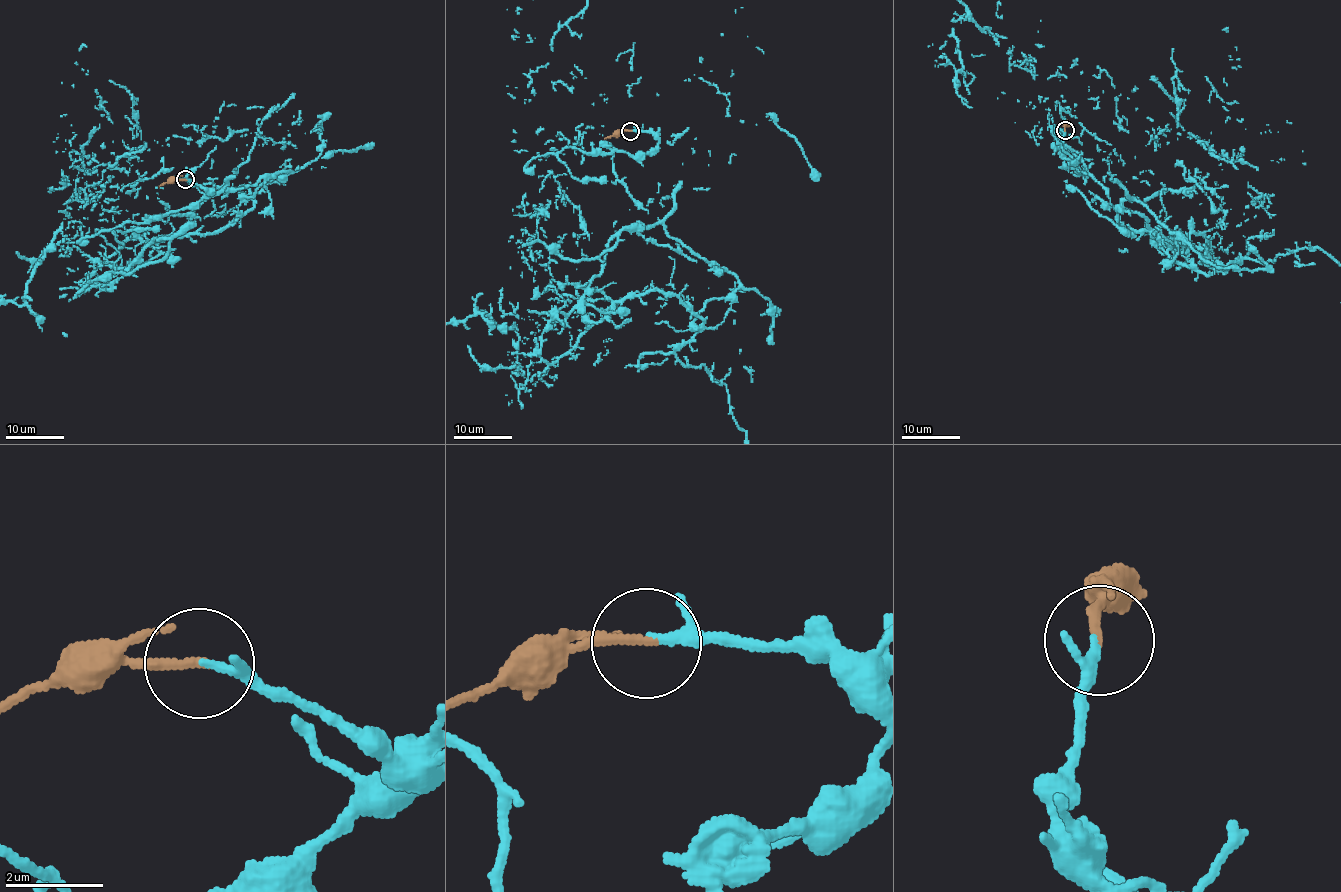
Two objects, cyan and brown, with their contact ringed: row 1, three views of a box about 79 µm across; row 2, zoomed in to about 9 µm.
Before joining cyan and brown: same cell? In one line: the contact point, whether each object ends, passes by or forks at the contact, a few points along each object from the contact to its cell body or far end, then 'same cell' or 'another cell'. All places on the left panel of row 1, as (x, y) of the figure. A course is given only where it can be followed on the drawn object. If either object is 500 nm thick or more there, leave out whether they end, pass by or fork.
(185, 179) | cyan passes by | brown ends | cyan via (185, 180), (212, 190), (166, 210), (200, 220), (106, 284), (58, 256), (56, 177), (95, 189) | brown via (185, 180), (171, 180), (159, 187) | same cell

